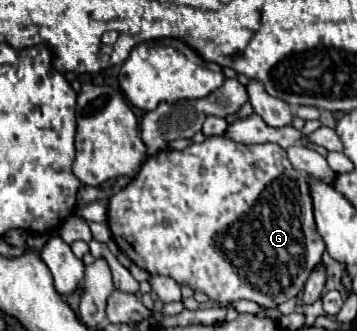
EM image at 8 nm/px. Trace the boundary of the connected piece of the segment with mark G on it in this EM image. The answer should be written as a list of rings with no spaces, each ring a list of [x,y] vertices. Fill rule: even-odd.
[[[213,136],[201,144],[191,144],[185,150],[161,150],[157,156],[147,158],[137,172],[137,176],[117,194],[111,196],[107,204],[107,226],[111,228],[113,240],[123,254],[127,254],[139,268],[147,270],[149,274],[163,274],[175,278],[179,284],[187,284],[193,290],[205,292],[211,300],[219,302],[235,302],[235,300],[251,300],[259,306],[279,306],[289,298],[295,298],[301,290],[313,268],[319,264],[321,254],[325,252],[325,242],[317,242],[317,228],[313,218],[313,200],[311,200],[311,184],[307,178],[295,170],[287,158],[287,152],[277,144],[237,144],[227,136]]]

